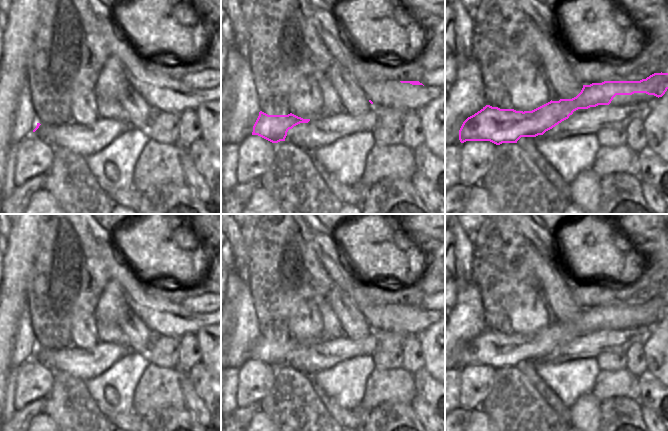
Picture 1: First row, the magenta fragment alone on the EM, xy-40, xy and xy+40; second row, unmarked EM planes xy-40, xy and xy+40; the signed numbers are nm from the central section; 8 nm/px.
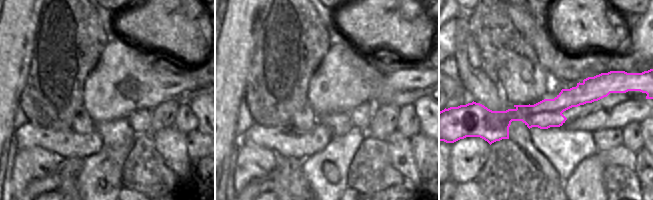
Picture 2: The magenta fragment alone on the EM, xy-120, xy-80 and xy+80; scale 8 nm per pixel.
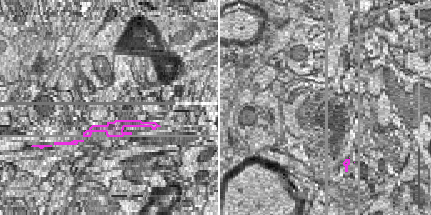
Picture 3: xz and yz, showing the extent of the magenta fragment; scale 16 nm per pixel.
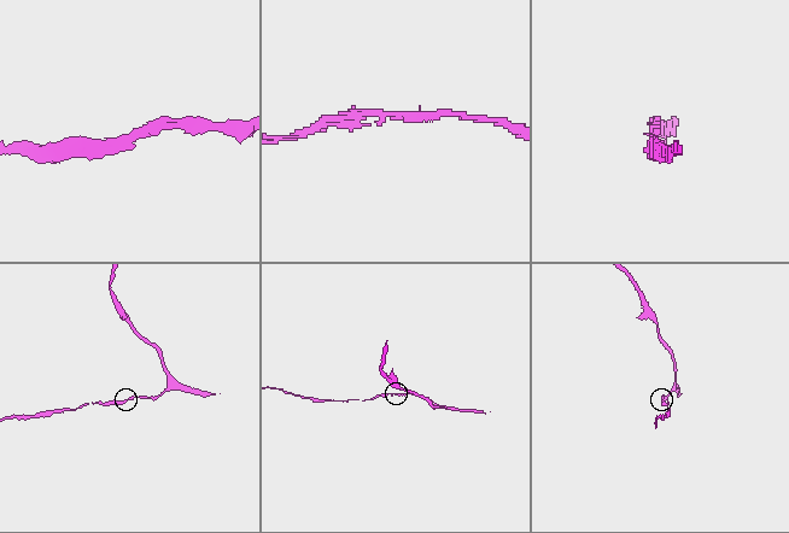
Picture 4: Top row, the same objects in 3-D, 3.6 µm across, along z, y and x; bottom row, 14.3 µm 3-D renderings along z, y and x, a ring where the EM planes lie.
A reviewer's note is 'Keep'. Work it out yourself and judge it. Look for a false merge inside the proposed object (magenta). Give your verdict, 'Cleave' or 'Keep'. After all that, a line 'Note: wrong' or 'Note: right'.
Keep.
Note: right

